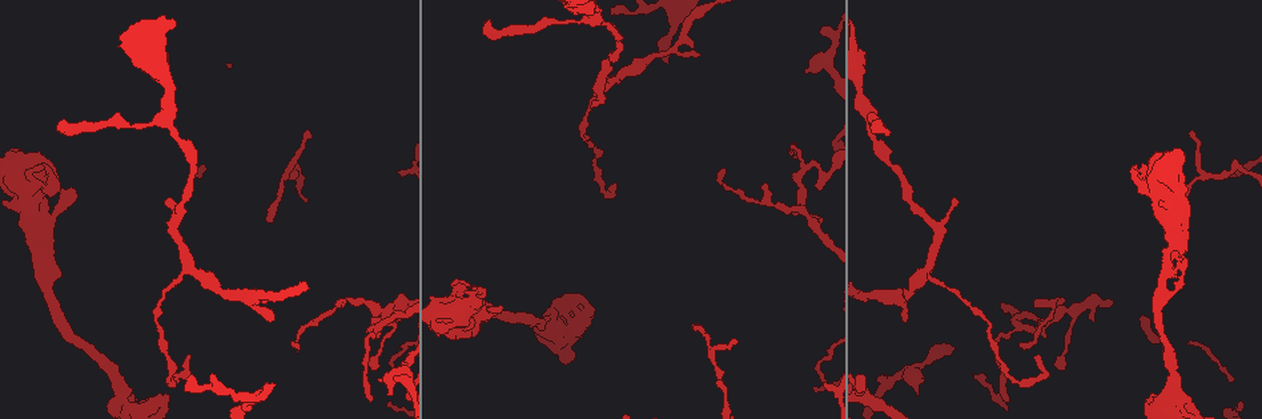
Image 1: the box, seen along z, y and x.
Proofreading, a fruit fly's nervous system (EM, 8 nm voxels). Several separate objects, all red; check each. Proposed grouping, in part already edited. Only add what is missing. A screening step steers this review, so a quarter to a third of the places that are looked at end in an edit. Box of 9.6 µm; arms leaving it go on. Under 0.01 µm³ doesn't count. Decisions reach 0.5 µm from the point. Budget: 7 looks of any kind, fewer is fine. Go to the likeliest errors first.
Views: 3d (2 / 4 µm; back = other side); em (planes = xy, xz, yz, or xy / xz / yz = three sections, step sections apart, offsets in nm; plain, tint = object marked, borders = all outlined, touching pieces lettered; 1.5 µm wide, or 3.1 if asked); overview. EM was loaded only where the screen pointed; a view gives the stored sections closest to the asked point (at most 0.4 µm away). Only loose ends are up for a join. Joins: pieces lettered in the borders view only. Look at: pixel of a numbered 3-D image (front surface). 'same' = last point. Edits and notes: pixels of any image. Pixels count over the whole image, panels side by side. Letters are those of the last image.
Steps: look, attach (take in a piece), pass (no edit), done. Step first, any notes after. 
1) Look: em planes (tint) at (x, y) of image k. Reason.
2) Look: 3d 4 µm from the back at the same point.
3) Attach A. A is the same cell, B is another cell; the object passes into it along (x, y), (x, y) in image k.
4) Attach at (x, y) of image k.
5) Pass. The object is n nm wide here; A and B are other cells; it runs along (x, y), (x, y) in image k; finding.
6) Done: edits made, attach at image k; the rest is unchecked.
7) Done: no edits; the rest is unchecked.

Look: em xy step 4 (borders) at (443, 324) of image 1. An open end.

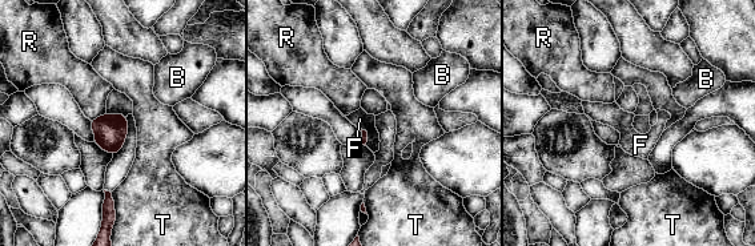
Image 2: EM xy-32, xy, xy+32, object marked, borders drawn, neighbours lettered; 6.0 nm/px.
Look: em planes (borders) at the same point.

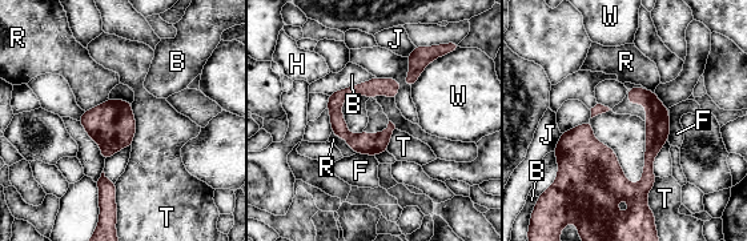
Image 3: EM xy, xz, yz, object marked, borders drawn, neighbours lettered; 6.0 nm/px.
Pass. The longest contact is with B, 320 nm; B, F, H, J, R, T and W are other cells; no lettered piece goes on from it.

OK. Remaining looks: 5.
Look: em planes (borders) at (296, 344) of image 1. Branch stops here.

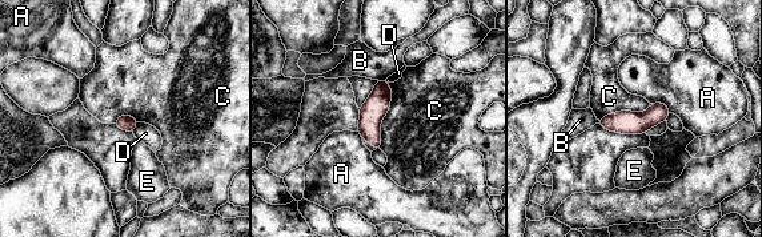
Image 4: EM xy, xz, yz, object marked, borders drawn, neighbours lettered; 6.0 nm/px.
Pass. A, B, C, D and E are other cells; a border runs along (388, 81), (379, 148) in image 4; no lettered piece goes on from it.

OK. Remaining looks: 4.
Look: em yz step 8 (tint) at (1065, 366) of image 1.

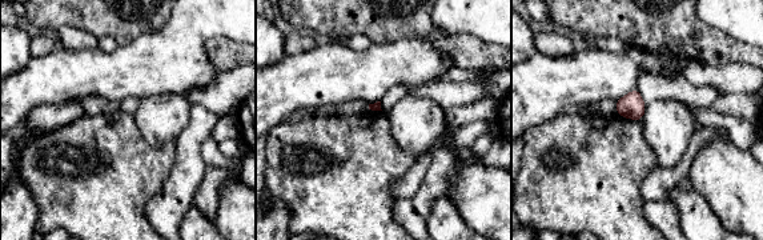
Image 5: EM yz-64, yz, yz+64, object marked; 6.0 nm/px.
Look: em planes (borders) at the same point.

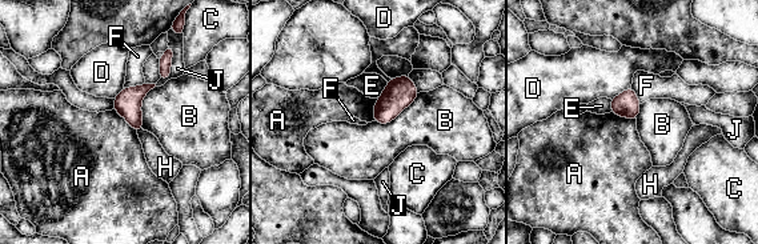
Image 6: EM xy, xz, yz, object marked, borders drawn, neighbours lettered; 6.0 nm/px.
Pass. A, B, C, D, E, F, H and J are other cells; a border runs along (420, 92), (389, 122), (375, 122) in image 6; none of them fits.

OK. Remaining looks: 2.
Done: no edits; the rest is unchecked.

